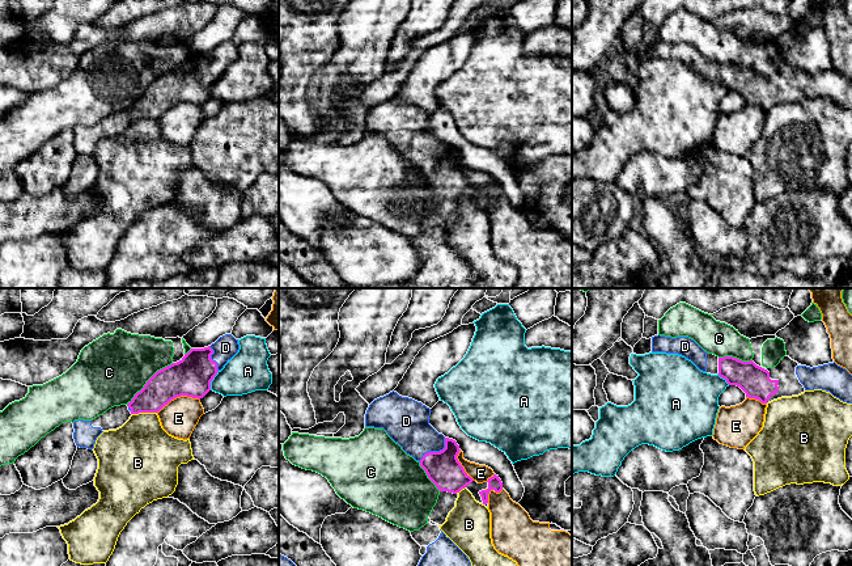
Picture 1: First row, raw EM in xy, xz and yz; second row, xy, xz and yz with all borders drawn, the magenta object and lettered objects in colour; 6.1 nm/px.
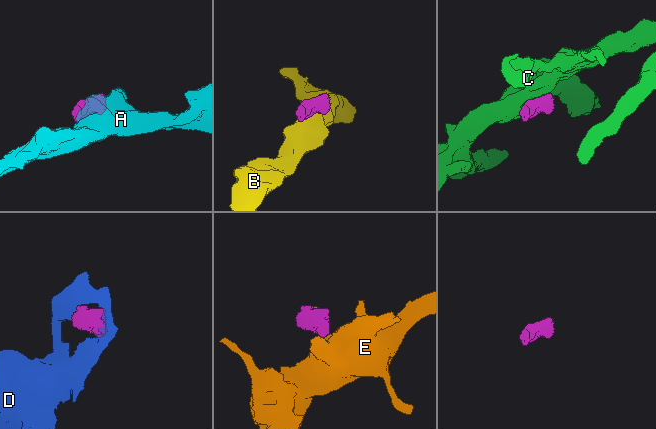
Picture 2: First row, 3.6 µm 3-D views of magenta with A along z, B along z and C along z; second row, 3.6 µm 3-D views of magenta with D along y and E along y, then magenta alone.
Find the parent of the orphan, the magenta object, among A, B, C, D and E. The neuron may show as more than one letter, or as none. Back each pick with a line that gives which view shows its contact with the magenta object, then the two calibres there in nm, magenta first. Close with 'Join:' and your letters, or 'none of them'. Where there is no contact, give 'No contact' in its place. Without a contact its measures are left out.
D: Touches magenta in xz. Thickness 220 nm (magenta) against 280 nm
Join: D

